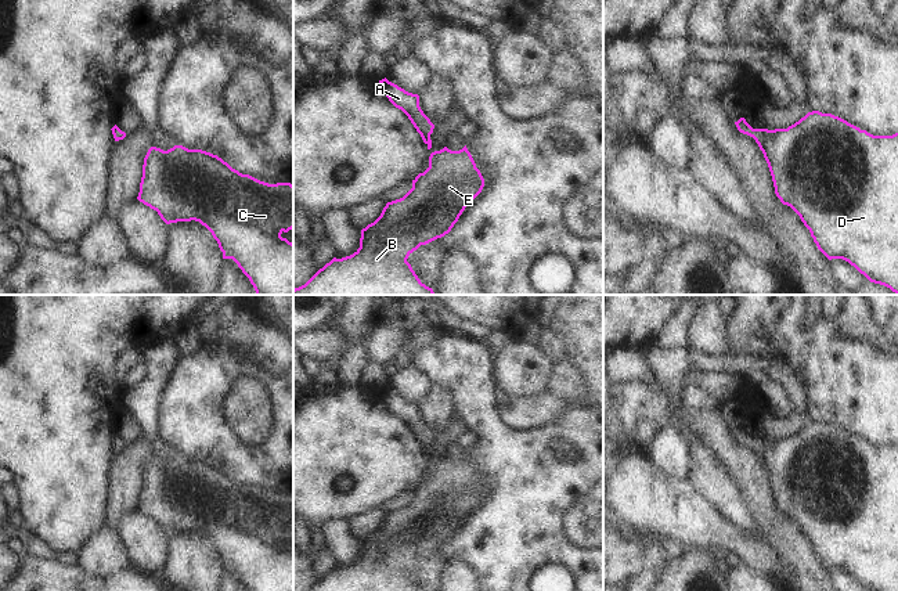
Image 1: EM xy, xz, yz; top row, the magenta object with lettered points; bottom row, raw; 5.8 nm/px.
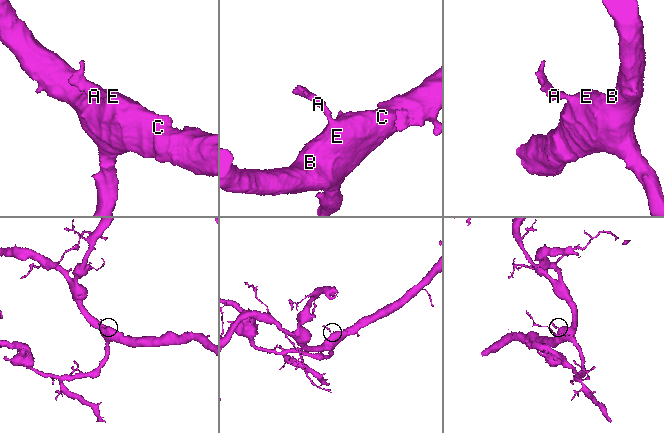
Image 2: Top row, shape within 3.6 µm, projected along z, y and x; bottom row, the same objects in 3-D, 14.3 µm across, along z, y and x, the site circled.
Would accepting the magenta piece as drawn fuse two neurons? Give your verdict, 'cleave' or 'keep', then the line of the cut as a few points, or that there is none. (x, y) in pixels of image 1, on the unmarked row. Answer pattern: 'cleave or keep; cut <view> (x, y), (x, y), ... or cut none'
keep; cut none

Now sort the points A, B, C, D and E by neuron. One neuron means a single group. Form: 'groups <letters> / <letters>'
groups A B C D E

